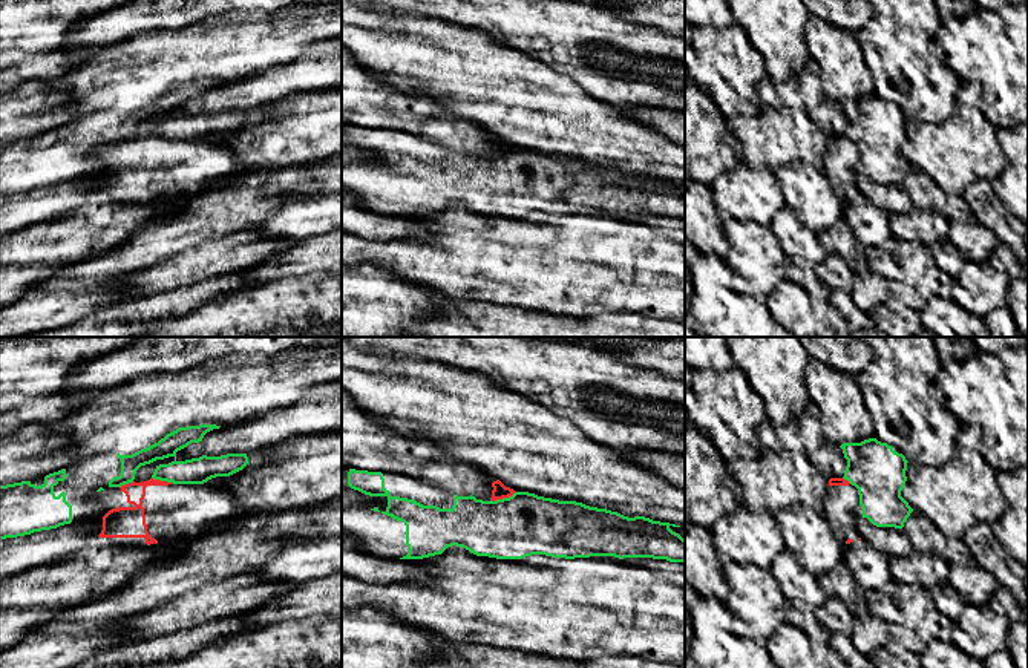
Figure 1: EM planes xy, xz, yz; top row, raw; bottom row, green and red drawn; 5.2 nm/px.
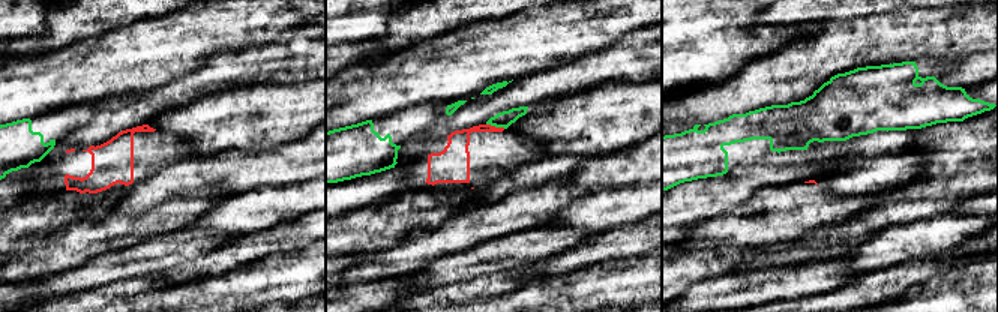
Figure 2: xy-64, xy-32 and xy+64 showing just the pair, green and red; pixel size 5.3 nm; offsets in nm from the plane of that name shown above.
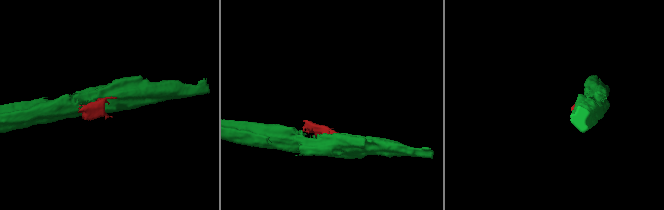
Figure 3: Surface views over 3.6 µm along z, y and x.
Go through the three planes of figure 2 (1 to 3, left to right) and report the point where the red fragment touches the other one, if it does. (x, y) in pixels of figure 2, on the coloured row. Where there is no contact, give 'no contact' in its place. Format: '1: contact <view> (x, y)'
1: no contact
2: contact xy-32 (495, 126)
3: no contact

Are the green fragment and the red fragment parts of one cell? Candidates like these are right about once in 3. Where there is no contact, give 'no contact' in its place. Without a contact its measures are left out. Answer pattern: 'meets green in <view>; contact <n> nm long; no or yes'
meets green in xz; contact 140 nm long; no

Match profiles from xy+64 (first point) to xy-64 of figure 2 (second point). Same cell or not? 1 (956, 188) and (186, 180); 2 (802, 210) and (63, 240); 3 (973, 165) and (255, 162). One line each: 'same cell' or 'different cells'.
1: different cells
2: different cells
3: different cells

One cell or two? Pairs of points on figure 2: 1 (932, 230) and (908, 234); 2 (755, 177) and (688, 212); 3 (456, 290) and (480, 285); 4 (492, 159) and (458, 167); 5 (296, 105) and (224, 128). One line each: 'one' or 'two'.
1: one
2: one
3: one
4: one
5: one

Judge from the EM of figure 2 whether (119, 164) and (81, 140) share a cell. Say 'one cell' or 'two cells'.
two cells

